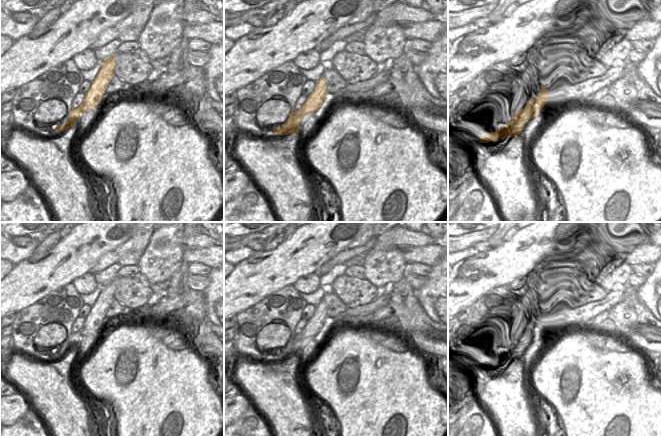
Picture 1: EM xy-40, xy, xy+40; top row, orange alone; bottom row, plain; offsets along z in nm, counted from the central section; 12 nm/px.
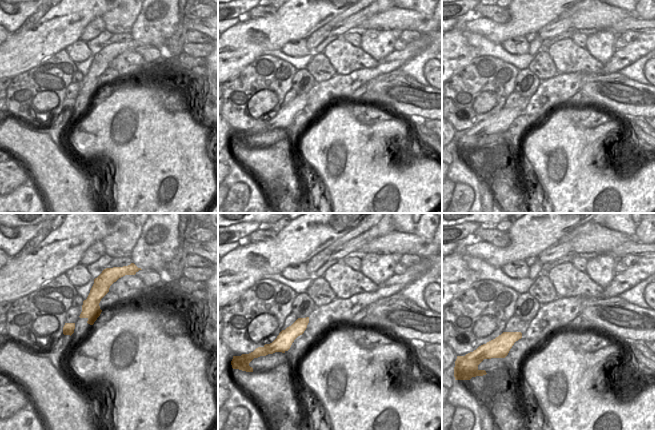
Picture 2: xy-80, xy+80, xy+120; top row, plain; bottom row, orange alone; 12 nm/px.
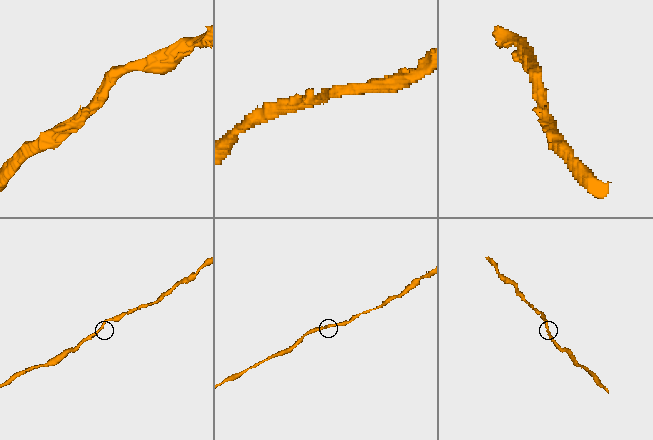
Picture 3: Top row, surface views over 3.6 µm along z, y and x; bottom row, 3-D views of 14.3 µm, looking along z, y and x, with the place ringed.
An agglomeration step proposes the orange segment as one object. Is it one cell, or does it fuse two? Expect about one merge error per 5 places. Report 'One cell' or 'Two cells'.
One cell.

